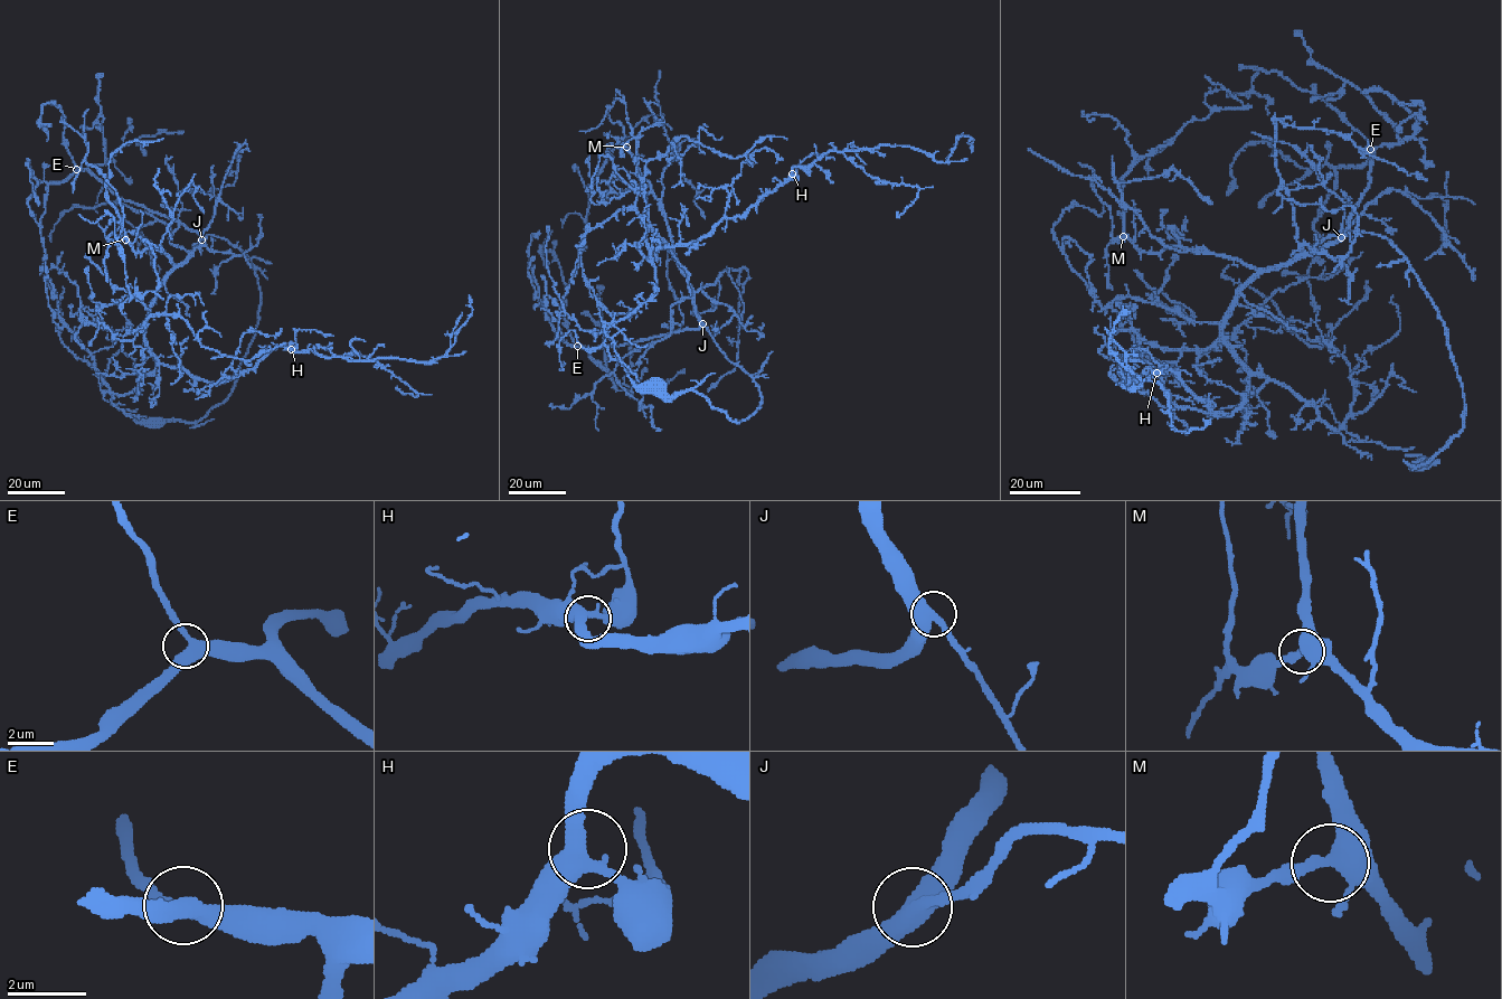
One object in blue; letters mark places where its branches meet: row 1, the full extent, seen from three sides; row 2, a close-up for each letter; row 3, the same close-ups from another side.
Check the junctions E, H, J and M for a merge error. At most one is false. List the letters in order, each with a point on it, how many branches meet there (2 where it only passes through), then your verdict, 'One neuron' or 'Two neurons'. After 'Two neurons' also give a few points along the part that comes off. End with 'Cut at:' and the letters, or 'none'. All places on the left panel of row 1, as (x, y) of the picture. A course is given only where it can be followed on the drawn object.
E: Place: (76, 169). Branches: 3. One neuron
H: Place: (291, 349). Branches: 3. One neuron
J: Place: (201, 239). Branches: 3. One neuron
M: Place: (125, 239). Branches: 3. One neuron
Cut at: none

